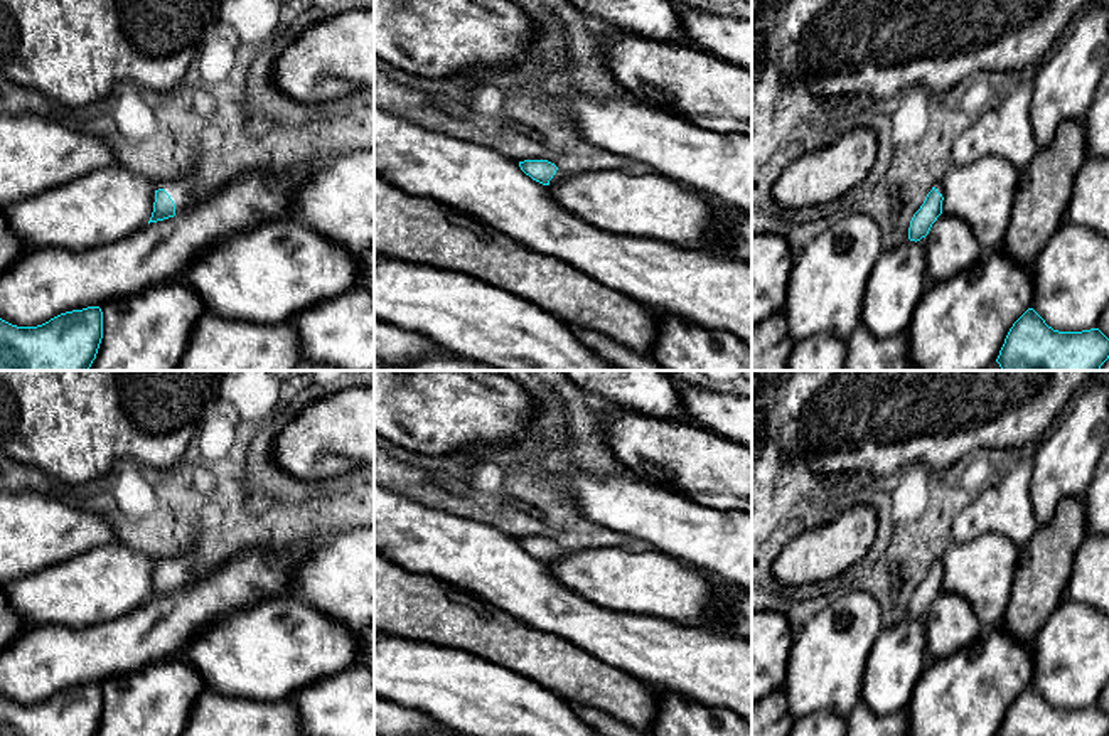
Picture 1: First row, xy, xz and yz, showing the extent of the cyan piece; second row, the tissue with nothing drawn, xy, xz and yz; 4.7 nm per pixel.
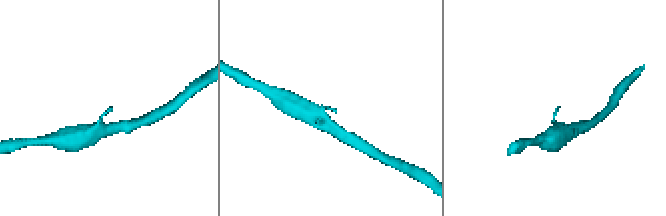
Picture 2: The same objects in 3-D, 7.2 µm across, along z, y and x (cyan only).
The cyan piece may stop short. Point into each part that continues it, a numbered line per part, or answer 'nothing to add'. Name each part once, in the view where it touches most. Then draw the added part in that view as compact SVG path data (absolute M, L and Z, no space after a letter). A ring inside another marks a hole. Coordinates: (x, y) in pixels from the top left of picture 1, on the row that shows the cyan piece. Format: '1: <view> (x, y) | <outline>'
1: xy (179, 189) | M185 175L182 179L172 179L160 184L155 190L163 189L175 204L175 214L184 212L192 204L192 185L194 175Z

